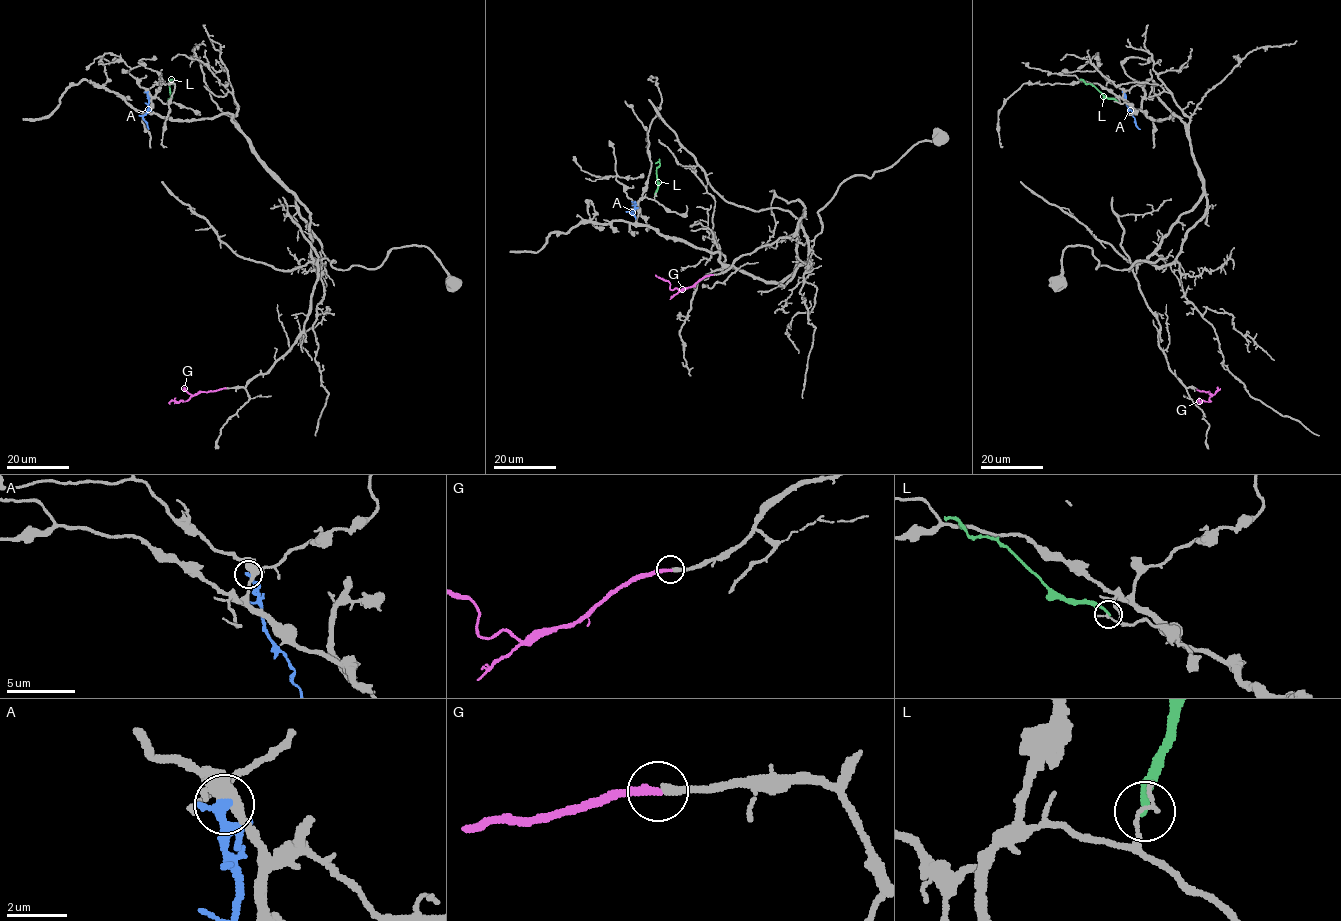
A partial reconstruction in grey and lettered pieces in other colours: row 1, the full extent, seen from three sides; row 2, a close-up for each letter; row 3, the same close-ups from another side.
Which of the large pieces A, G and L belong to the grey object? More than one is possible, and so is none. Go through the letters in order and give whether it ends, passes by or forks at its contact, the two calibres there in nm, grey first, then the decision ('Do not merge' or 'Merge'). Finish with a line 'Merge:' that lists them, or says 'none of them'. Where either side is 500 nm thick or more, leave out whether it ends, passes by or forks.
A: It ends there. Thickness 440 nm (grey) against 360 nm. Do not merge
G: It ends there. Thickness 280 nm (grey) against 280 nm. Merge
L: It ends there. Thickness 150 nm (grey) against 240 nm. Do not merge
Merge: G

